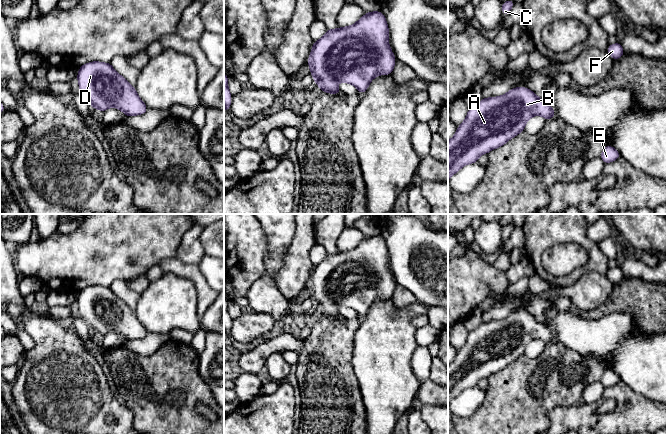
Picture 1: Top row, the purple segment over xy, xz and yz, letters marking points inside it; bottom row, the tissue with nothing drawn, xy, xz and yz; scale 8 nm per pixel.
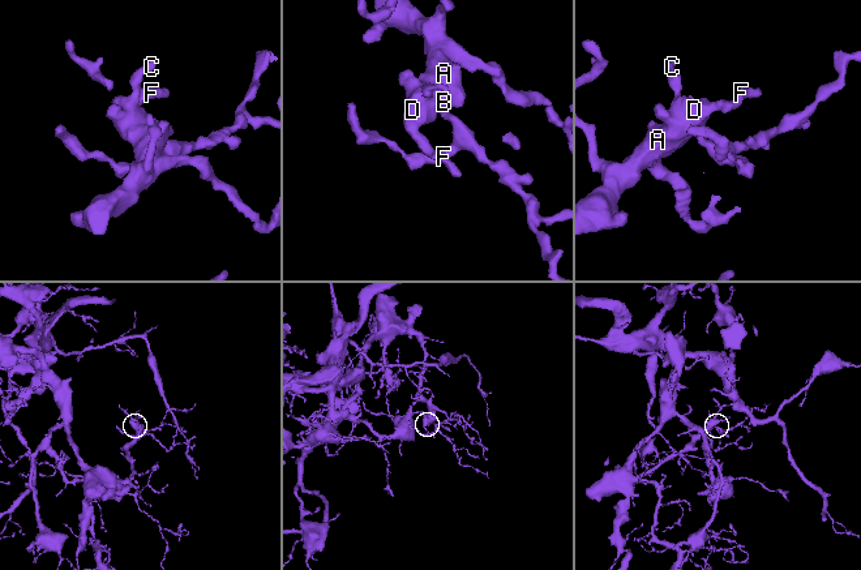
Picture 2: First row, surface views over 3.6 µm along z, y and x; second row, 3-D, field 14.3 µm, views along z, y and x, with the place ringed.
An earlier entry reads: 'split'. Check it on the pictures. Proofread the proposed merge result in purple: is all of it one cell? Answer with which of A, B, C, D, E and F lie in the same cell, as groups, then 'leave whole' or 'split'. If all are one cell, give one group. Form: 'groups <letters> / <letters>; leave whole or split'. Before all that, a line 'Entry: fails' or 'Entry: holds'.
Entry: fails
groups A B C D E F; leave whole

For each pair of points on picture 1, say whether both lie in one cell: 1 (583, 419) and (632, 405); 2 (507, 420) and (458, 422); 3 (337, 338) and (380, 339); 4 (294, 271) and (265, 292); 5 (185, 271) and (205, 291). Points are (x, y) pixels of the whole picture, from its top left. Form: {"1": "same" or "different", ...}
{"1": "same", "2": "same", "3": "different", "4": "different", "5": "same"}

